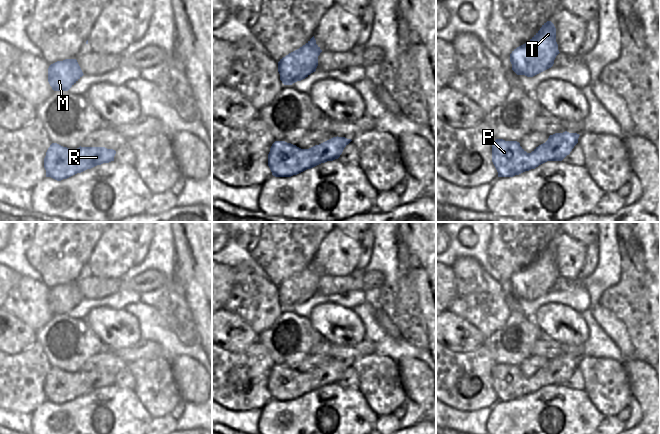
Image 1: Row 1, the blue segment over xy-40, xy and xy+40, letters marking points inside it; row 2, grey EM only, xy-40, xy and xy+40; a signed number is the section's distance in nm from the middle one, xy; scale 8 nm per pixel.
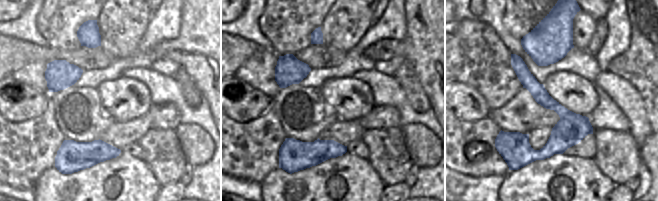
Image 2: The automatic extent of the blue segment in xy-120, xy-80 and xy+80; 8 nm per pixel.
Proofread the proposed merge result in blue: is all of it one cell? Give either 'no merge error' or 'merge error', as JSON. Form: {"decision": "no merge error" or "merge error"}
{"decision": "no merge error"}

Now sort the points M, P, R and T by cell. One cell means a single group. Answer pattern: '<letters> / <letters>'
M P R T

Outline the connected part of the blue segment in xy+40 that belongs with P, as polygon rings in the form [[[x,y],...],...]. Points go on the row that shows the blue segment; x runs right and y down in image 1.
[[[567,131],[555,133],[531,153],[527,153],[517,141],[496,139],[492,144],[492,162],[498,177],[513,177],[547,161],[562,161],[578,143],[579,136]]]

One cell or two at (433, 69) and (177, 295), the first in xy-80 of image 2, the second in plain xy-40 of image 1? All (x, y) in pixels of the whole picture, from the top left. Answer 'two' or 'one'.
two

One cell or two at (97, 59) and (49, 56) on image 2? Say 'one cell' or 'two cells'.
one cell

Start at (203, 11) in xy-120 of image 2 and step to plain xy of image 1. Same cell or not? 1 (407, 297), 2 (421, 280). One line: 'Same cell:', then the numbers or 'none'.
Same cell: 2

